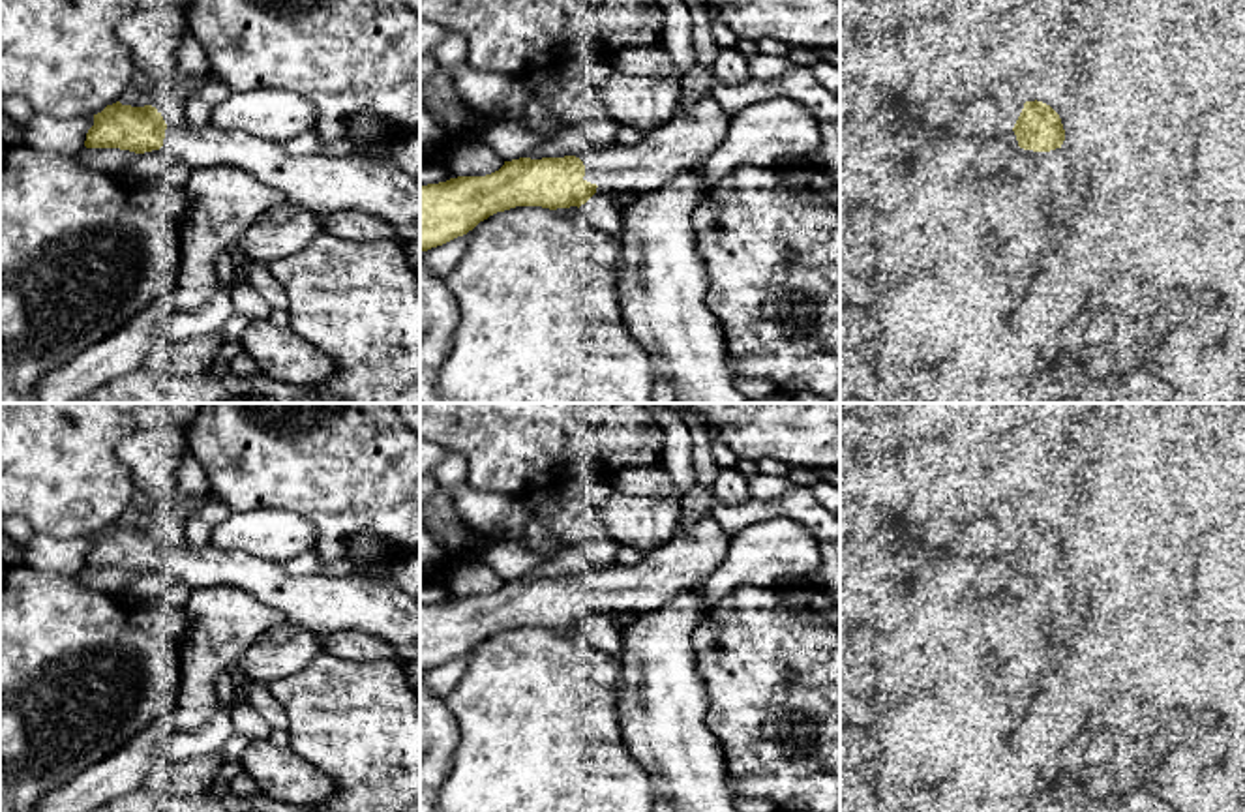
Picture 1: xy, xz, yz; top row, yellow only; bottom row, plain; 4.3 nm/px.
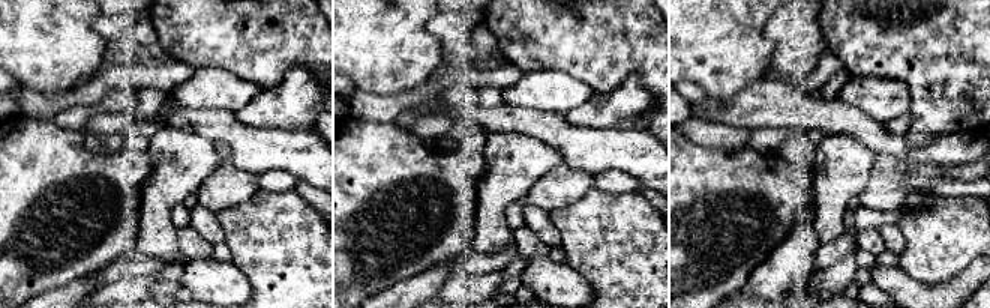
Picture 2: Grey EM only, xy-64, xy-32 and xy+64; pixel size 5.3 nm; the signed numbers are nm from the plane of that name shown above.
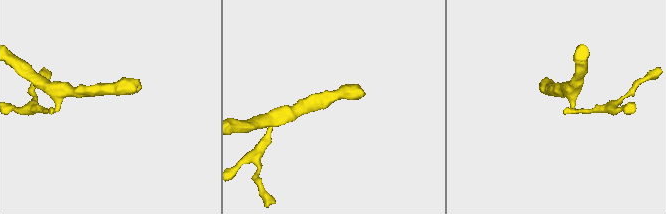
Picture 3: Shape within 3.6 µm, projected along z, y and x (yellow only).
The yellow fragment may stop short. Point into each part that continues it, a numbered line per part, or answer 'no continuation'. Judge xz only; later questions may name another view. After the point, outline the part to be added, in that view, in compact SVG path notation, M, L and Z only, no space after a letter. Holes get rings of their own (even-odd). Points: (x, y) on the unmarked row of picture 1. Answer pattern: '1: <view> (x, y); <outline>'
1: xz (694, 554); M711 514L692 527L679 527L671 540L634 566L583 572L591 600L608 613L647 613L666 608L681 591L699 587L729 553L733 534Z

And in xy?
1: xy (321, 604); M180 542L167 546L161 568L191 589L242 589L321 639L360 630L384 639L399 660L420 662L420 602L392 576L291 576L283 564L238 549L189 549Z

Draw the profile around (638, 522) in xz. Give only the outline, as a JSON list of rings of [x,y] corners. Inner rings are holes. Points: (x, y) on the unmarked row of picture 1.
[[[611,491],[594,510],[606,525],[609,540],[651,553],[677,533],[681,504],[669,497]]]

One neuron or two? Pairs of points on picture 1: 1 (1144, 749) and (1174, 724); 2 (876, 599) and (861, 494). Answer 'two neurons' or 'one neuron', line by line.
1: one neuron
2: one neuron

